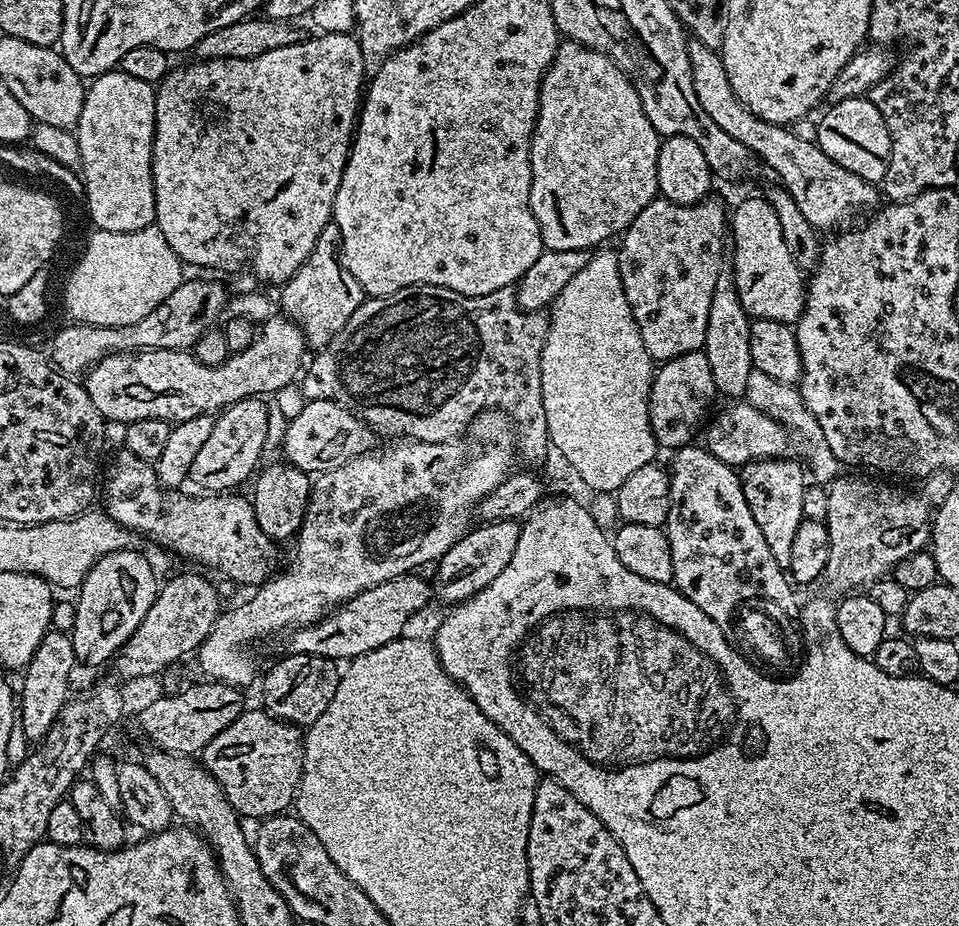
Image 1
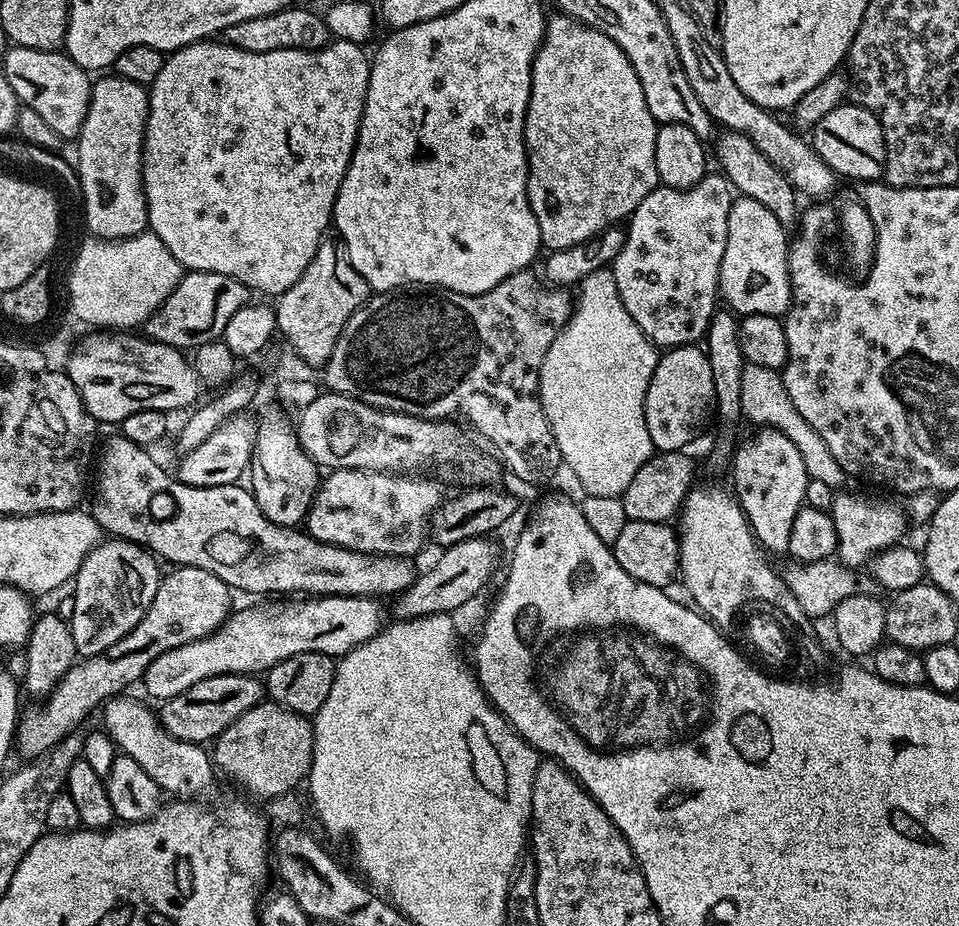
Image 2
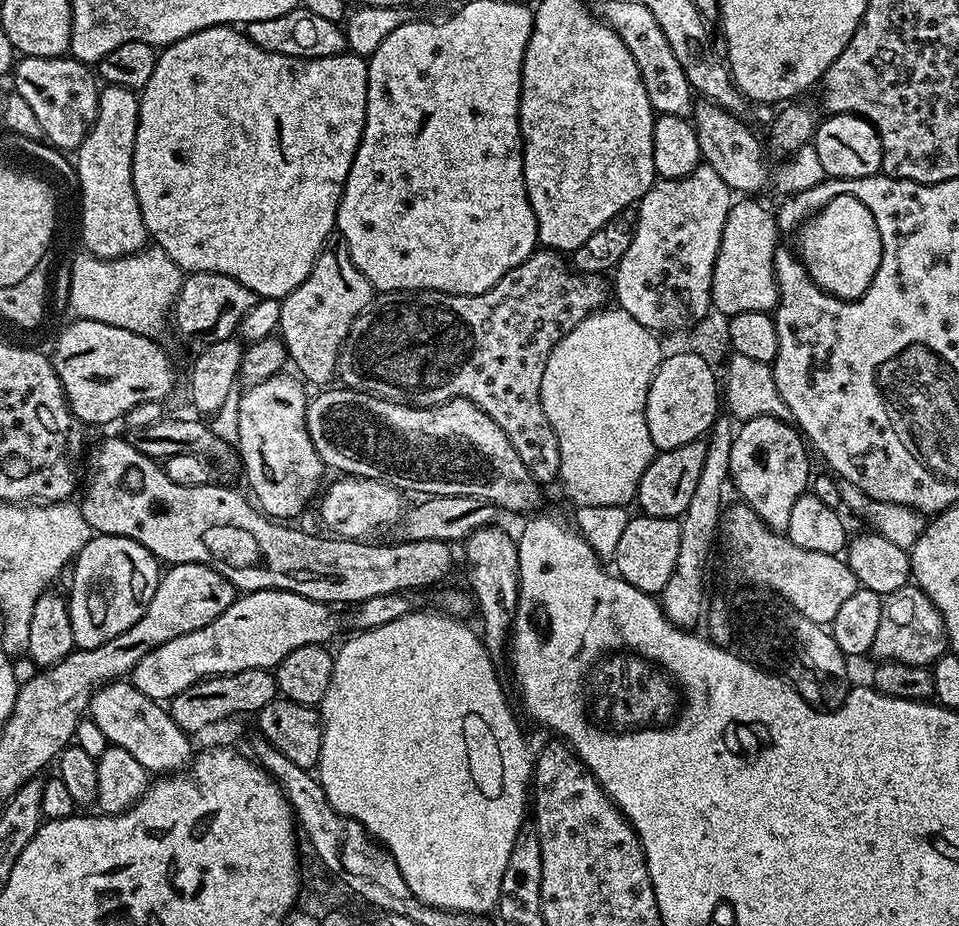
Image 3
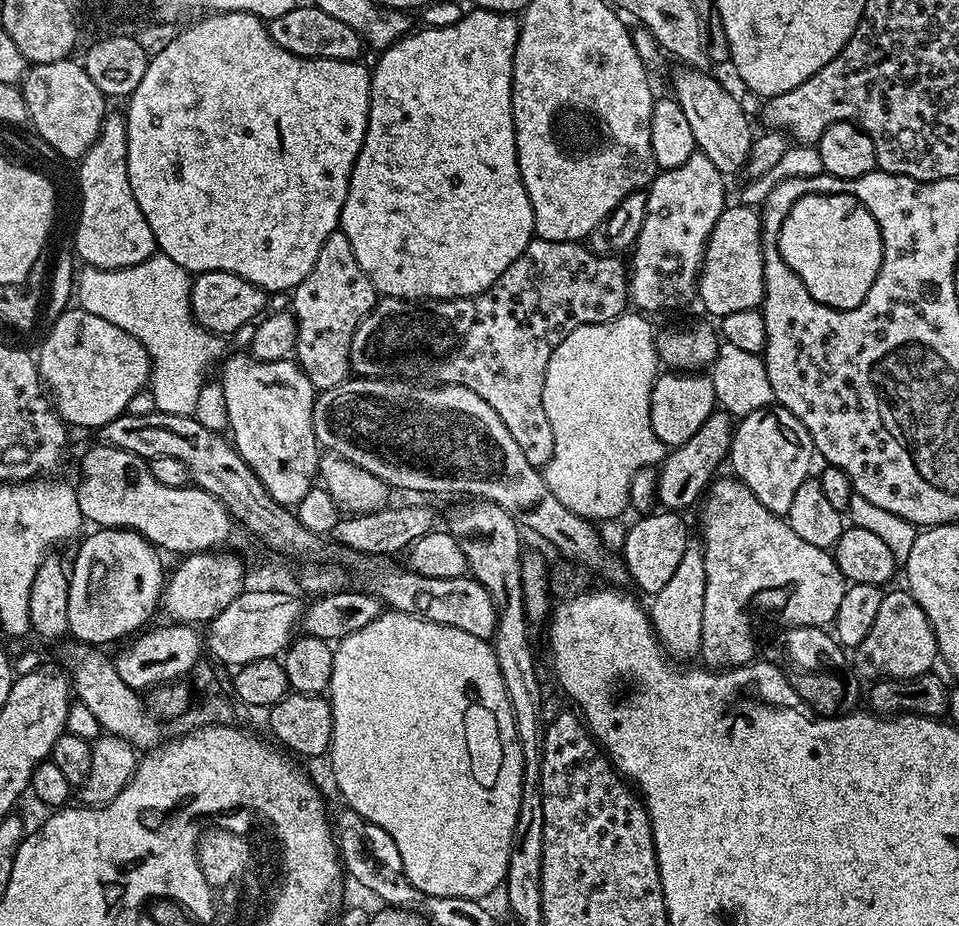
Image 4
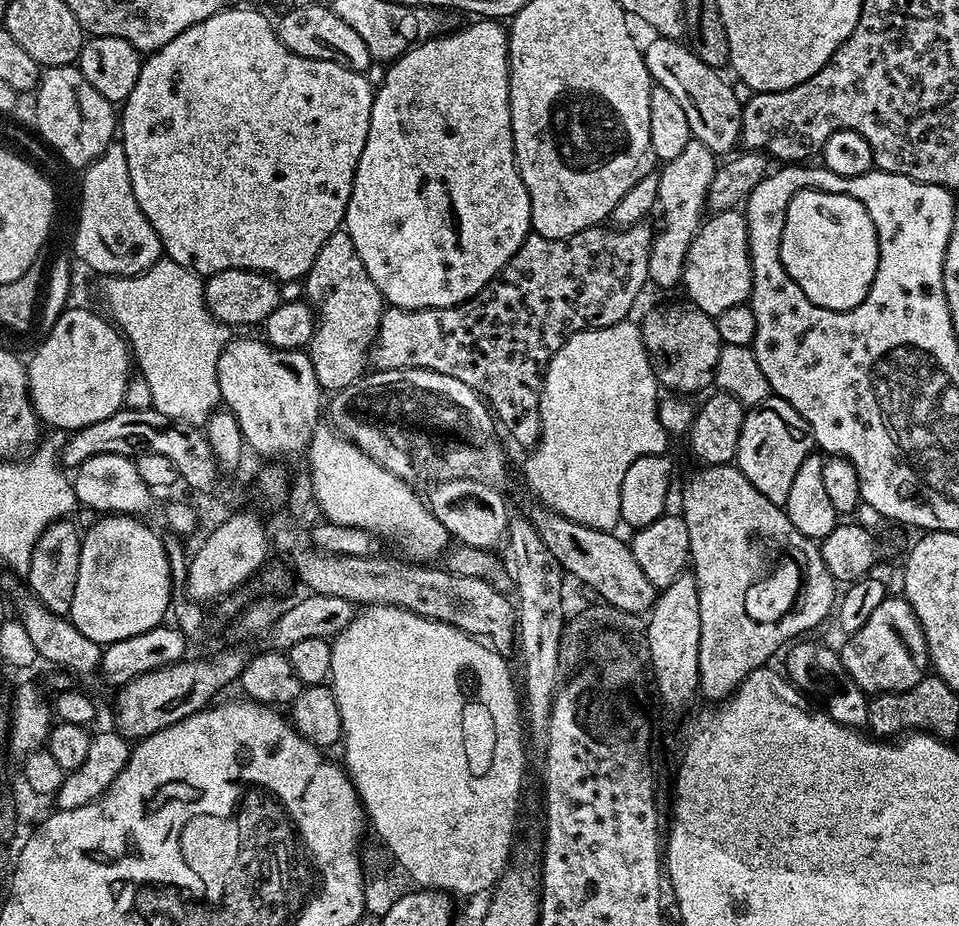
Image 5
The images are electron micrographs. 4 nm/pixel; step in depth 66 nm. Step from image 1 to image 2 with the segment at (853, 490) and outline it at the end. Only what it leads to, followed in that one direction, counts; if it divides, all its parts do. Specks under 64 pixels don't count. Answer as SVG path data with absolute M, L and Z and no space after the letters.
M844 490L839 493L831 510L834 530L838 534L839 563L847 565L853 570L860 570L871 561L879 552L888 548L897 547L904 536L904 531L910 525L909 517L896 504L888 500L879 500L876 496L855 496L854 493Z

